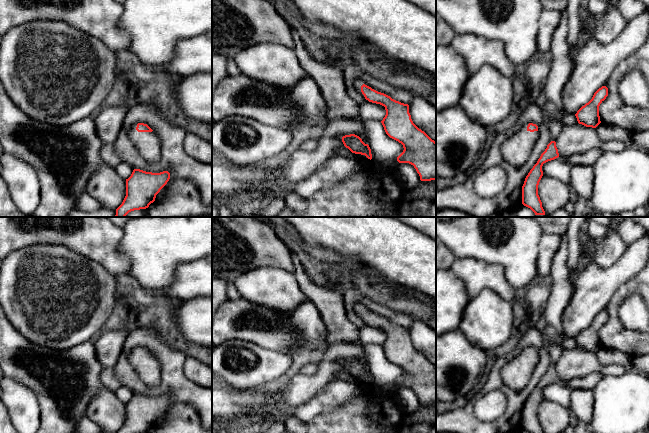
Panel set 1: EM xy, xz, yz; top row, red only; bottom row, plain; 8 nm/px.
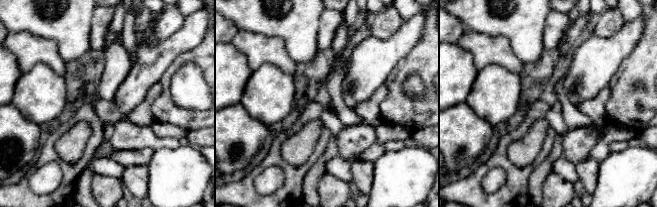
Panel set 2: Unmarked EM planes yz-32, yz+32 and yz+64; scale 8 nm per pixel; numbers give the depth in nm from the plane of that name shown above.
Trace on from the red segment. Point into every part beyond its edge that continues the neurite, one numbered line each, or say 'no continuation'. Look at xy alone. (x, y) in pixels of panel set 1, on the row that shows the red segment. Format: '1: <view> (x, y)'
1: xy (148, 145)

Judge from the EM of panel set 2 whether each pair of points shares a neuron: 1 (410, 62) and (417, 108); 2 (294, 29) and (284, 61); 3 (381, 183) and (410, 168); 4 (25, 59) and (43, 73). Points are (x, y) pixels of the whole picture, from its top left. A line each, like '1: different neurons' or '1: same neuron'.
1: same neuron
2: different neurons
3: same neuron
4: different neurons

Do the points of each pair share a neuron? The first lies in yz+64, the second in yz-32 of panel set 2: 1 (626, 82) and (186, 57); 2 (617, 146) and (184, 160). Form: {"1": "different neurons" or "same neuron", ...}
{"1": "same neuron", "2": "different neurons"}

